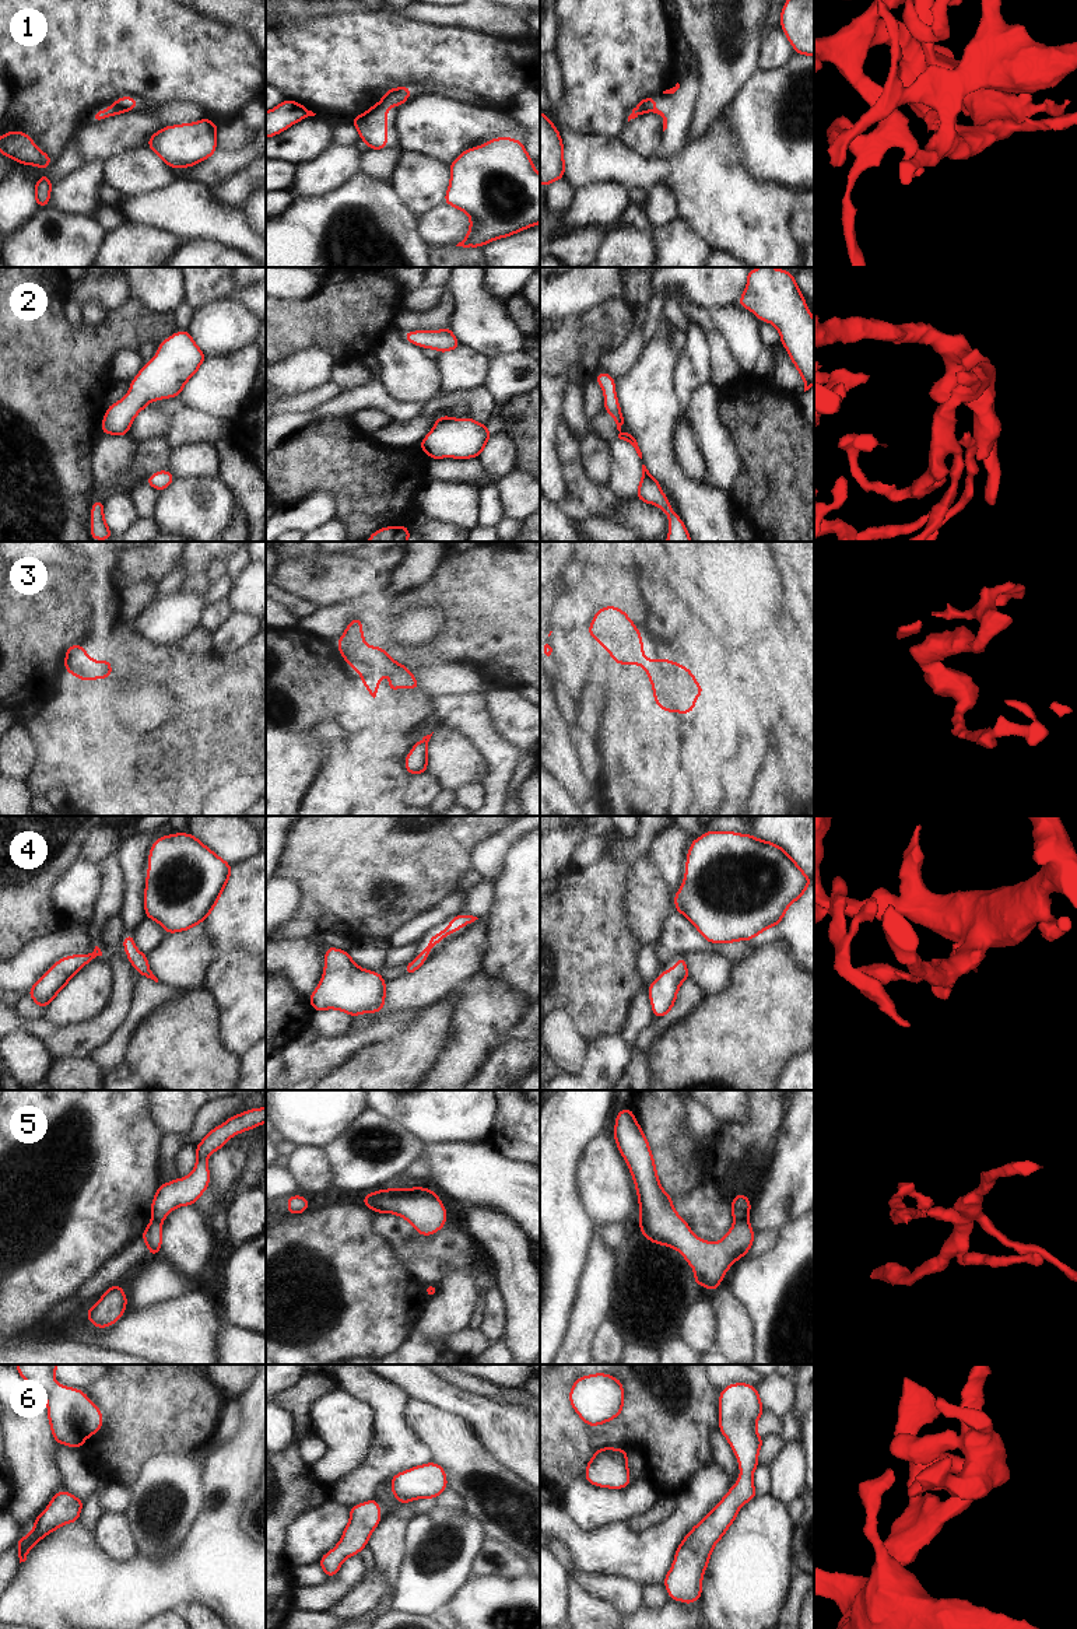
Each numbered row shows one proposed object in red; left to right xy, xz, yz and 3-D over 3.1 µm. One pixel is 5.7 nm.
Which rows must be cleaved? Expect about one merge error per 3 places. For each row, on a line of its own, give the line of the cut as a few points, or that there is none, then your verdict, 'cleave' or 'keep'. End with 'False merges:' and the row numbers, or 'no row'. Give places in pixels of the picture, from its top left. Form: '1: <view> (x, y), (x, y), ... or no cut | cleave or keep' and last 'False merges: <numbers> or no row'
1: xy (112, 104), (125, 112) | cleave
2: no cut | keep
3: no cut | keep
4: no cut | keep
5: yz (735, 1219), (747, 1221) | cleave
6: no cut | keep
False merges: 1, 5

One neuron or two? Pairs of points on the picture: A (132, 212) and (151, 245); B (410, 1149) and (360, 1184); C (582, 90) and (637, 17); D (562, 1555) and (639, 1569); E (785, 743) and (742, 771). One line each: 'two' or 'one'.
A: two
B: one
C: one
D: two
E: two

